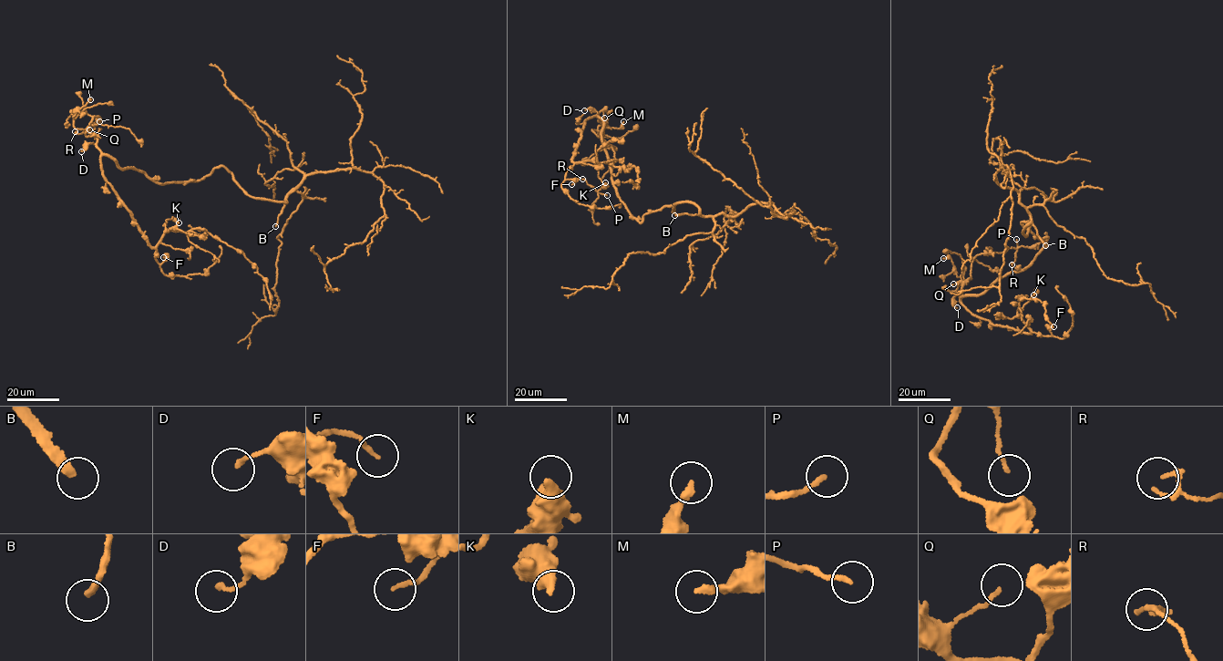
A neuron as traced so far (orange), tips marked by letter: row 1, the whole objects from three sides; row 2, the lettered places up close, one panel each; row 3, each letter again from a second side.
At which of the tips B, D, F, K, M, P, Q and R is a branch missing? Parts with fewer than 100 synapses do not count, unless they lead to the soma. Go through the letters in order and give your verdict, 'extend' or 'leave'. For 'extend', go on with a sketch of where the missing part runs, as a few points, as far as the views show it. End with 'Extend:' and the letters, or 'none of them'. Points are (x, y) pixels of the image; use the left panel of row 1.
B: extend | (275, 226), (273, 235), (280, 231), (297, 228), (304, 217), (310, 217), (329, 196), (356, 174), (367, 171)
D: leave
F: leave
K: leave
M: leave
P: leave
Q: leave
R: leave
Extend: B

